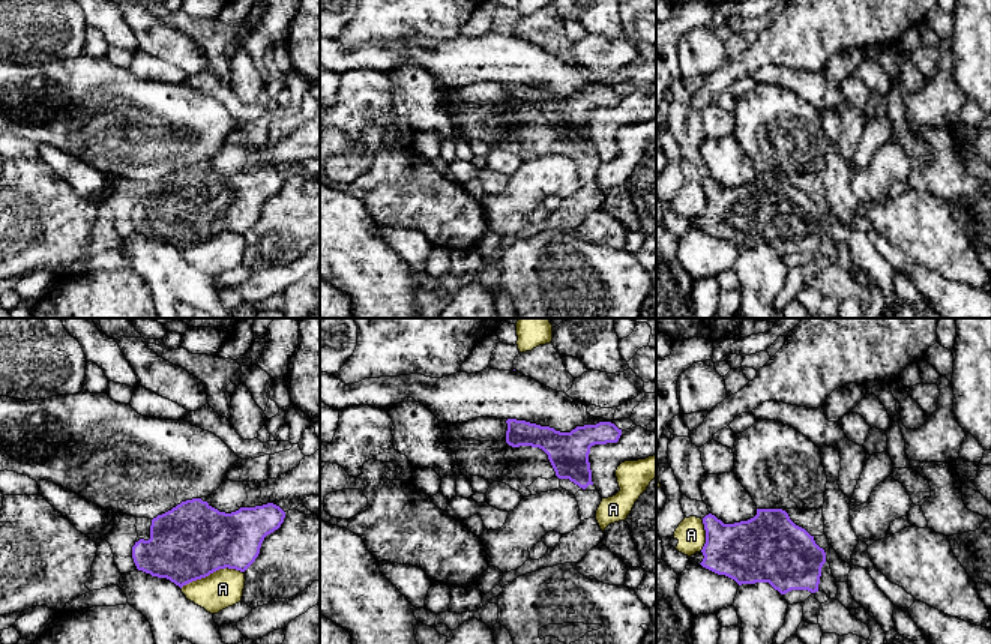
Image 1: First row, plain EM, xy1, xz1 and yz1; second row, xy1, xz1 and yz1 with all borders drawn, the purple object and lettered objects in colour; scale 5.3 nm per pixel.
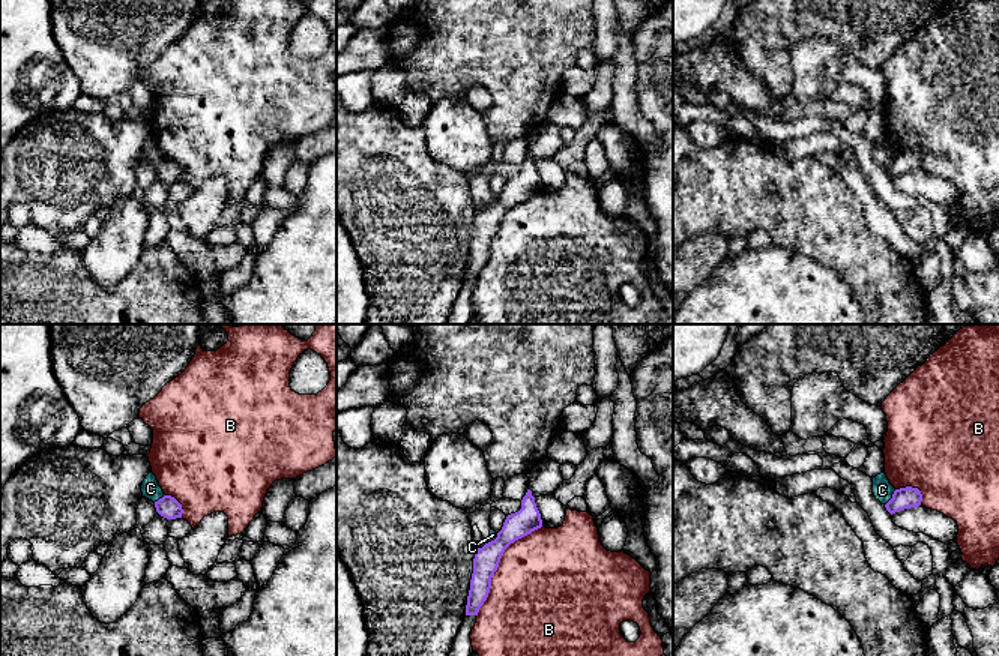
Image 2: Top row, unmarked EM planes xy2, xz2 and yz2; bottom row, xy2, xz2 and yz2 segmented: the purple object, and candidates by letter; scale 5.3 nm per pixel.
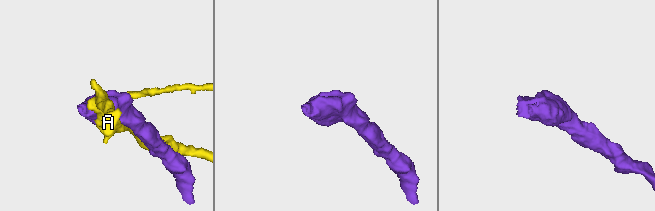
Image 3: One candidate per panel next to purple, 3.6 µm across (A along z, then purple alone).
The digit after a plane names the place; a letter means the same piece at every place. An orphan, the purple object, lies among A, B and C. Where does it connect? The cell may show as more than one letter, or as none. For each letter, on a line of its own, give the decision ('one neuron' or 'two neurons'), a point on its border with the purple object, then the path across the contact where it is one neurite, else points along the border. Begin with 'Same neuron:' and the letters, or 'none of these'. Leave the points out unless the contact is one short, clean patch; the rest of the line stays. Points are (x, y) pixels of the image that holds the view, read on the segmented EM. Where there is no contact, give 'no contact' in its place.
Same neuron: none of these
A: two neurons; meets purple in xy1 at (210, 572)
B: two neurons; meets purple in xz2 at (497, 565)
C: two neurons; meets purple in yz2 at (893, 497); border along yz2 (896, 490), (885, 505)

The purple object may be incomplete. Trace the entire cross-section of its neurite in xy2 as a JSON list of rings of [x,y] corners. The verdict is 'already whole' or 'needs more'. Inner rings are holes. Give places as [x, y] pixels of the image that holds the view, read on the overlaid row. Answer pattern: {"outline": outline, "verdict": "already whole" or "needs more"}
{"outline": [[[164,495],[155,501],[155,507],[156,512],[167,519],[182,518],[183,513],[182,504],[171,495]]], "verdict": "already whole"}

